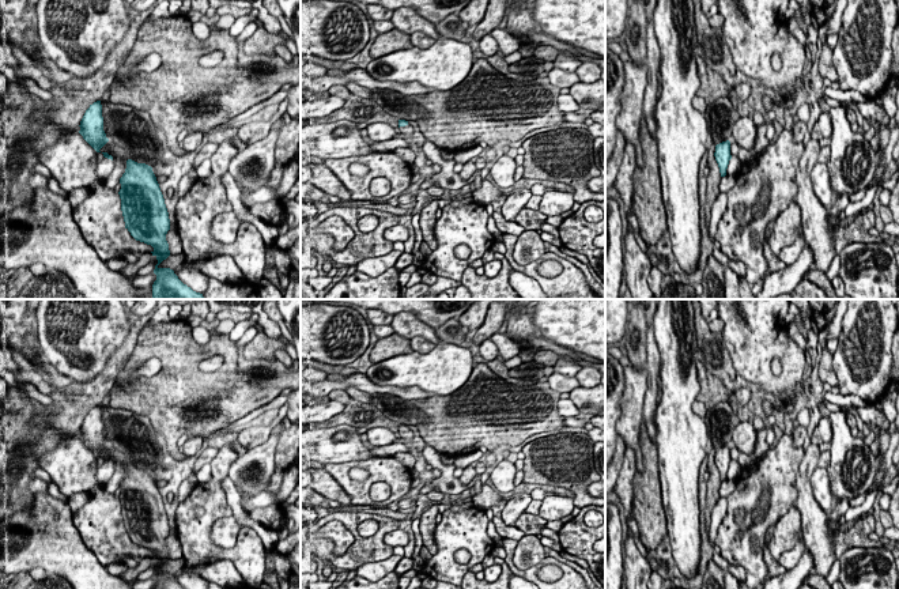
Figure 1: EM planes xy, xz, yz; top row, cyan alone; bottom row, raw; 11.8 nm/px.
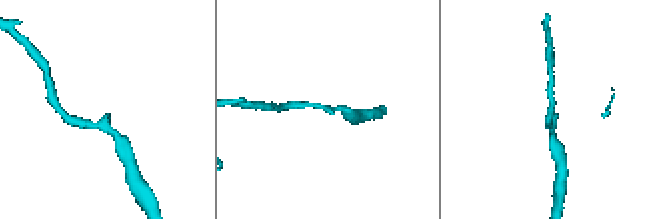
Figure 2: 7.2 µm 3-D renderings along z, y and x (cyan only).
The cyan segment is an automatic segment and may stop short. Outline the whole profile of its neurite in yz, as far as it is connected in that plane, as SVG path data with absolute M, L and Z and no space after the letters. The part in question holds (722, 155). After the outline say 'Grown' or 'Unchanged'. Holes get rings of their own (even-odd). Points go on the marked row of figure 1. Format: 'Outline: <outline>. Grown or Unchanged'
Outline: M726 140L726 141L717 144L714 156L715 156L715 161L718 163L721 177L725 177L729 161L732 159L730 141Z. Unchanged

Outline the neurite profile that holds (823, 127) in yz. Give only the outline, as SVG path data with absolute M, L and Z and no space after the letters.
M821 113L813 125L811 139L821 140L821 139L831 139L831 136L832 136L831 116L830 113Z

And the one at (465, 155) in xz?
M477 144L472 148L467 148L464 151L456 152L454 161L461 162L462 165L471 161L473 156L480 156L484 154L484 150Z

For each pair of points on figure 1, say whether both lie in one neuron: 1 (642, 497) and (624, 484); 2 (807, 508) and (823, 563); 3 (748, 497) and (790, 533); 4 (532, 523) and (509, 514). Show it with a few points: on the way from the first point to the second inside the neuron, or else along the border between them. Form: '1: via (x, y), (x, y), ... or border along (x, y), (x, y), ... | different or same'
1: border along (635, 469), (630, 505) | different
2: via (813, 521), (815, 536), (822, 550) | same
3: border along (794, 502), (775, 524) | different
4: border along (524, 512), (513, 525) | different

